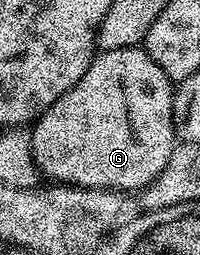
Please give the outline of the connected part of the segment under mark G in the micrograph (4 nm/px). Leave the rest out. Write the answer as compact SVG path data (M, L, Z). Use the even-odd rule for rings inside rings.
M142 47L100 51L89 70L34 121L31 132L36 163L55 178L96 190L142 190L159 177L173 154L177 137L171 117L173 82Z

